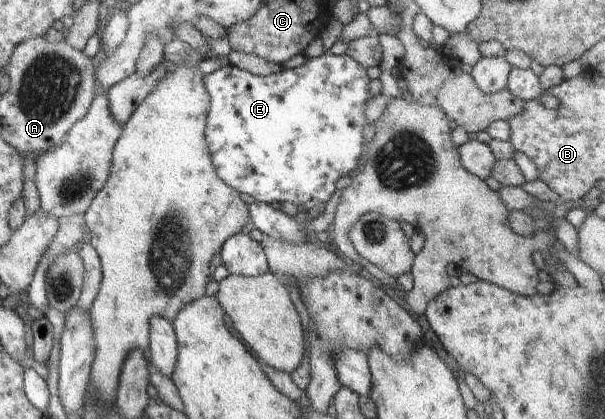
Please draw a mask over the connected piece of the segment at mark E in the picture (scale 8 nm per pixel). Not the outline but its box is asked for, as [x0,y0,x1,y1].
[202,54,371,210]

